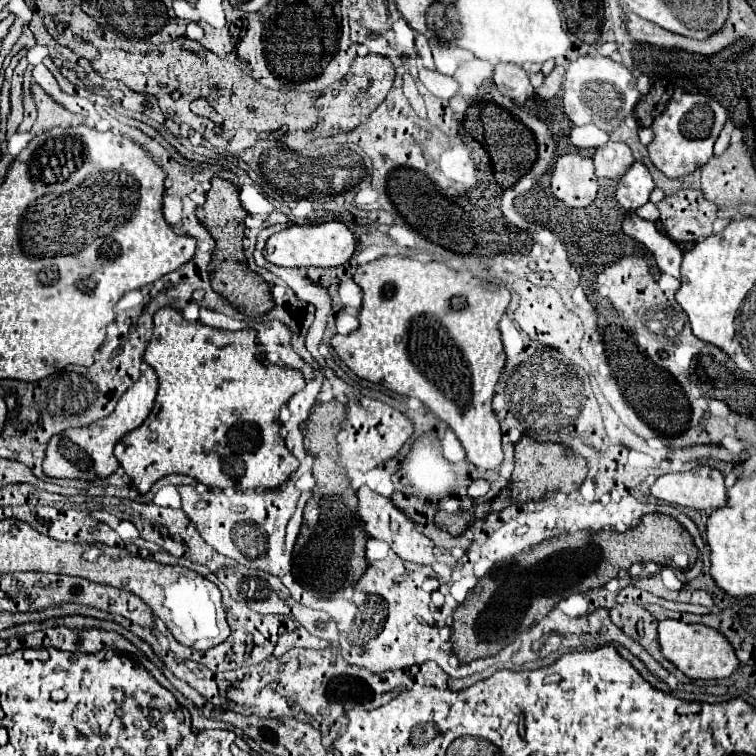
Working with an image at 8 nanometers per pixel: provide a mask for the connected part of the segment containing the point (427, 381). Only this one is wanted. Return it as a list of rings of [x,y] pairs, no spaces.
[[[401,255],[379,257],[371,263],[359,265],[353,281],[363,291],[359,329],[349,335],[331,337],[329,343],[337,351],[339,359],[361,379],[381,383],[399,395],[417,397],[431,413],[453,429],[467,453],[467,459],[475,467],[485,471],[497,469],[503,461],[503,451],[501,429],[491,409],[491,399],[505,365],[497,323],[511,301],[509,289],[477,279],[471,273],[453,271],[445,263],[421,263]]]

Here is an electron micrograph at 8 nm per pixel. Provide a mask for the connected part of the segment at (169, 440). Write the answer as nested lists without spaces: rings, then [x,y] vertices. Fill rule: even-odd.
[[[161,307],[155,317],[155,329],[153,329],[153,337],[145,349],[145,361],[153,367],[153,371],[157,373],[159,377],[159,391],[157,391],[157,399],[155,399],[155,407],[153,407],[153,413],[147,417],[147,421],[129,431],[125,437],[119,439],[119,443],[115,445],[115,457],[119,461],[119,465],[125,469],[127,477],[131,479],[133,487],[139,491],[139,493],[147,493],[151,489],[151,485],[165,477],[165,475],[171,475],[171,473],[181,473],[181,475],[189,475],[201,483],[205,483],[207,487],[217,487],[217,489],[227,489],[227,487],[233,487],[233,489],[239,489],[239,491],[245,491],[245,489],[275,489],[279,485],[283,485],[291,473],[299,467],[299,461],[289,453],[289,449],[285,447],[285,441],[279,437],[279,409],[297,393],[303,389],[305,381],[303,381],[303,375],[297,371],[297,369],[287,369],[287,367],[277,367],[269,361],[265,361],[263,357],[259,357],[259,349],[257,349],[257,341],[255,341],[255,329],[241,329],[241,331],[219,331],[219,329],[211,329],[199,321],[191,323],[191,321],[185,321],[183,315],[171,307]]]

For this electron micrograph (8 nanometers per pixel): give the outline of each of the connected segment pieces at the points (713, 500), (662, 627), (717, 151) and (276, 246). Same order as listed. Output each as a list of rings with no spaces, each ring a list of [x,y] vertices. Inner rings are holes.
[[[703,465],[685,473],[659,477],[651,487],[651,495],[665,503],[703,509],[709,513],[723,507],[727,489],[723,485],[723,475]]]
[[[675,619],[659,621],[659,647],[667,661],[671,661],[689,679],[723,679],[729,677],[739,661],[731,643],[715,629],[705,625],[687,625]]]
[[[727,121],[714,145],[714,156],[719,156],[727,149],[730,142],[731,133],[734,129],[733,123]]]
[[[341,221],[319,225],[291,225],[267,239],[263,255],[279,267],[339,267],[345,265],[355,251],[355,237]]]

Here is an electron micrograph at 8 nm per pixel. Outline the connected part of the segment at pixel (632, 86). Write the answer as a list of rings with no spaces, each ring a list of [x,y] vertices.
[[[585,55],[569,65],[563,81],[561,101],[565,115],[573,125],[593,123],[601,131],[611,133],[627,115],[631,115],[633,107],[639,101],[639,91],[633,73],[625,65],[615,63],[609,57]]]

